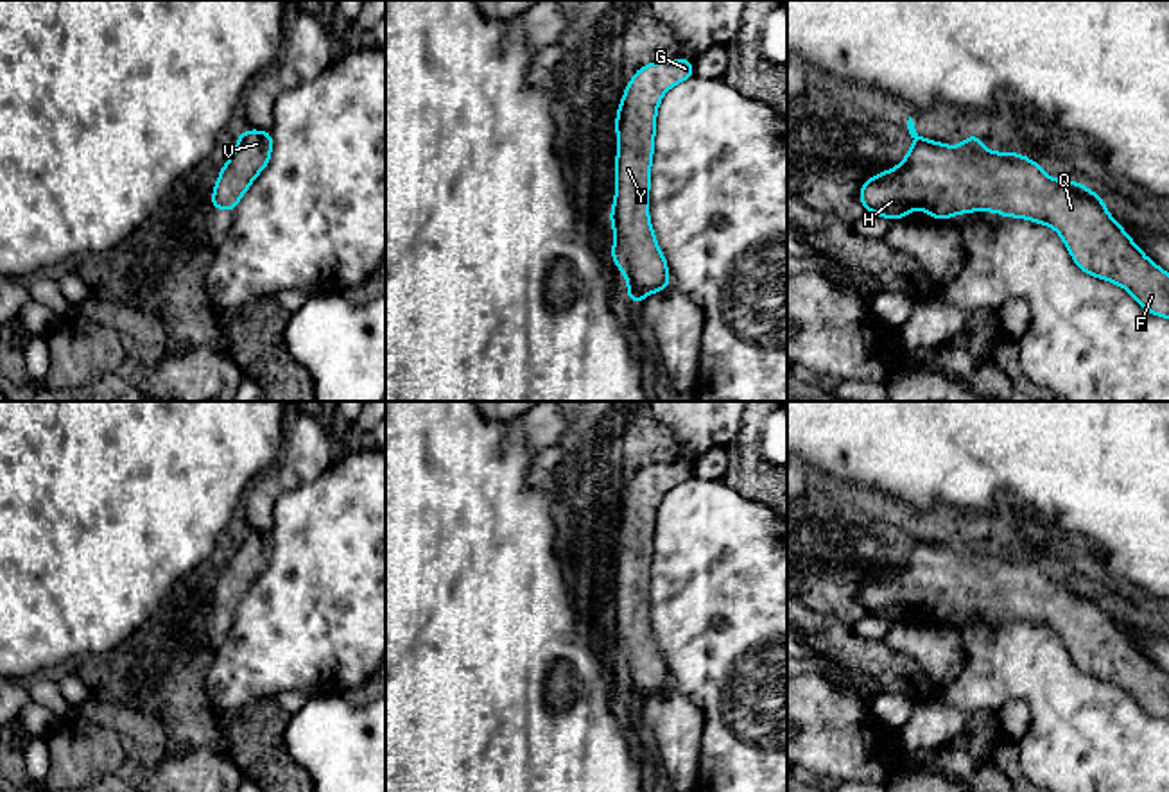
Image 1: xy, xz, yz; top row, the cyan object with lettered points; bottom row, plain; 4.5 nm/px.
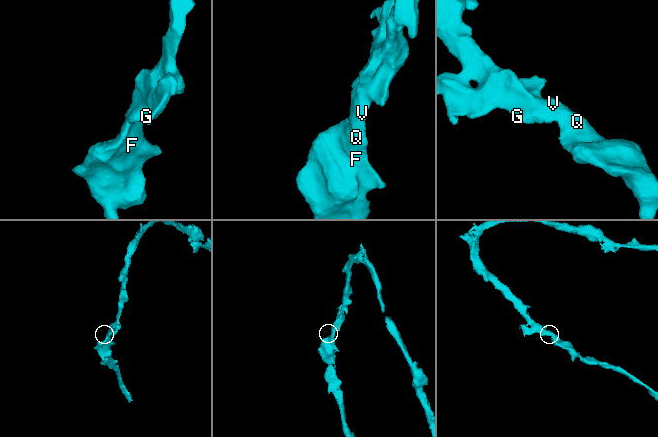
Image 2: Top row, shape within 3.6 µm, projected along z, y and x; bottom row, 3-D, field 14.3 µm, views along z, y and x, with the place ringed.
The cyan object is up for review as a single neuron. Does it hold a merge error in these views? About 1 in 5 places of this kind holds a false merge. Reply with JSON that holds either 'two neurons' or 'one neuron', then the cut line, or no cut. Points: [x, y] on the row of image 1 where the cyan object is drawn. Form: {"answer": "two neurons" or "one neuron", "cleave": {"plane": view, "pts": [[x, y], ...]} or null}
{"answer": "one neuron", "cleave": null}

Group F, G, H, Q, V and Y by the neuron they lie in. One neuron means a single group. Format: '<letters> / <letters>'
F G H Q V Y

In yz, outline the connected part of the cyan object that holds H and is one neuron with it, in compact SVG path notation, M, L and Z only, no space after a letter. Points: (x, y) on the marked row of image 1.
M911 116L907 129L916 143L909 147L904 161L864 181L859 202L866 211L891 220L905 219L911 210L923 210L936 220L968 211L997 211L1004 219L1020 217L1045 224L1060 233L1079 271L1121 285L1146 312L1169 319L1169 272L1139 249L1095 192L1076 181L1049 177L1024 154L986 151L977 134L948 147L922 138Z

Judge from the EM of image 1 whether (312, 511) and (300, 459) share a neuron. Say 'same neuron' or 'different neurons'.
different neurons

